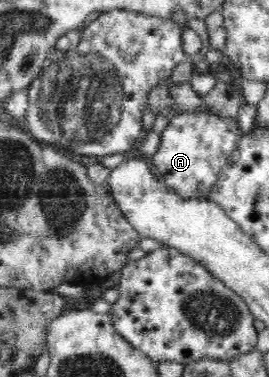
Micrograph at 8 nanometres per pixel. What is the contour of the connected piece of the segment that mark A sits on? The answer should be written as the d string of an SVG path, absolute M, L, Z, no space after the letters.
M211 109L198 111L179 111L171 115L167 128L160 133L157 150L152 154L151 160L155 170L163 177L168 185L179 196L208 199L211 187L221 174L222 168L227 166L229 158L243 138L240 122L236 118L224 118L213 113Z

